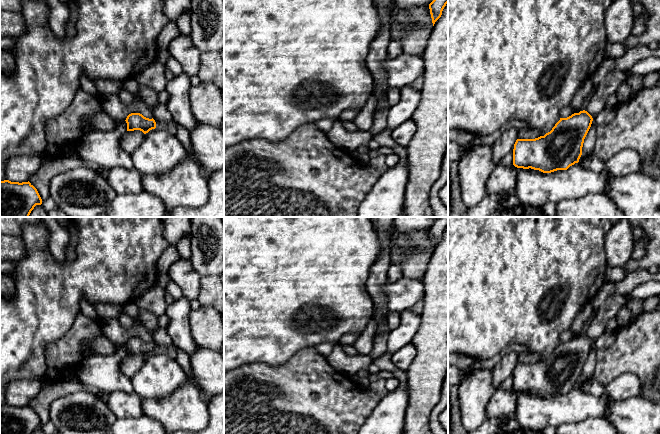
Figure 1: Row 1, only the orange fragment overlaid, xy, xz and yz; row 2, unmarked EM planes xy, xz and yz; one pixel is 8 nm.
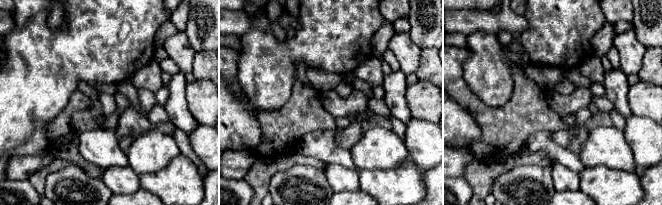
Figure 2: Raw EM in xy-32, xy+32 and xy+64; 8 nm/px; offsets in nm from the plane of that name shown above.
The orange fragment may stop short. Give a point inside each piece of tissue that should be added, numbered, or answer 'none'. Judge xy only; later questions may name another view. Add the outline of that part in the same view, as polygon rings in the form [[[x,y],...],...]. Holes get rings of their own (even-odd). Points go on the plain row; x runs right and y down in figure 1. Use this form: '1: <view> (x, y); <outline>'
none

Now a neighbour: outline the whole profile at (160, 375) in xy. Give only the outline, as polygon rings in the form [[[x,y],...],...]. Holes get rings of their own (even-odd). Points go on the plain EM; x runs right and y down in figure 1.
[[[155,352],[145,358],[131,381],[141,399],[163,398],[188,382],[188,377],[175,359]]]

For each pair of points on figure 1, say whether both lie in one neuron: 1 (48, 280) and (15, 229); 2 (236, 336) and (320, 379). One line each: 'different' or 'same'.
1: different
2: different

